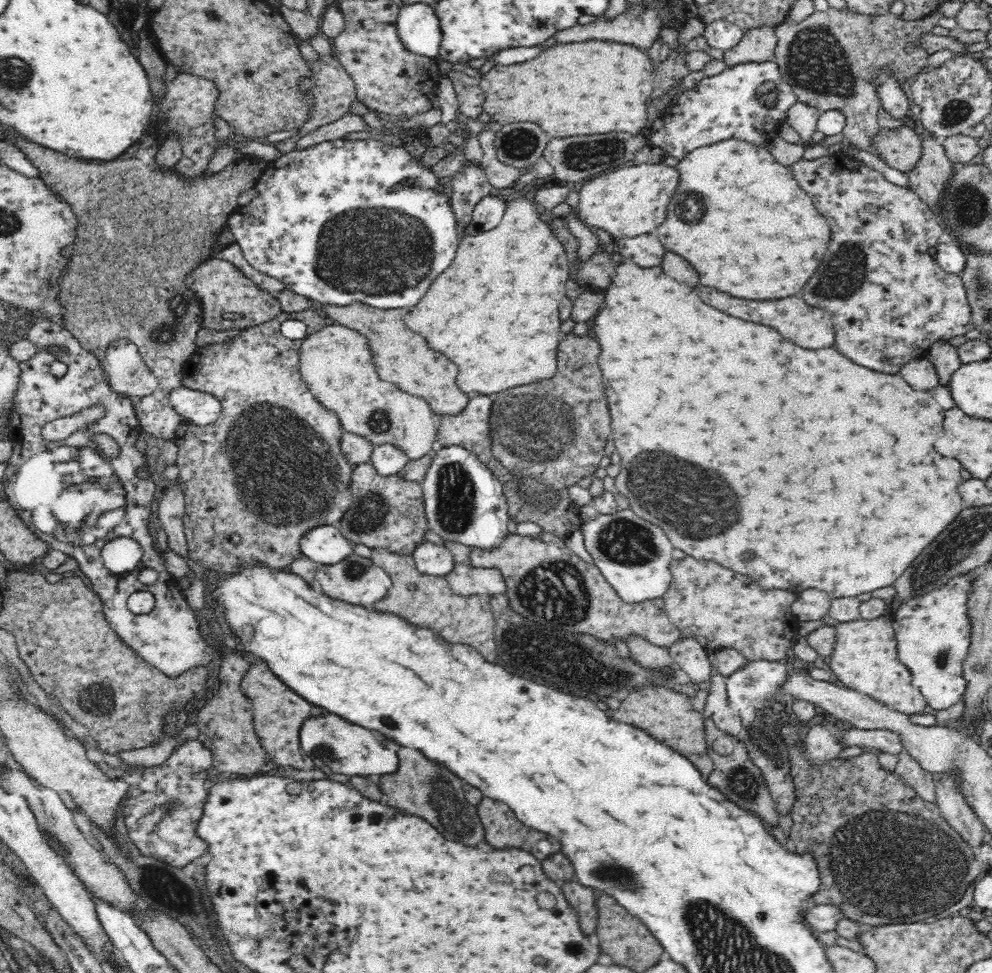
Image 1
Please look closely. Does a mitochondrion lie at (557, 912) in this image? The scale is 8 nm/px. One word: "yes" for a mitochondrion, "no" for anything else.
no

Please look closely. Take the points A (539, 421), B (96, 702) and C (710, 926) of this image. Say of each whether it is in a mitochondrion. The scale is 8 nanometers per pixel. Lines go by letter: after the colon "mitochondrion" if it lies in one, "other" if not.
A: mitochondrion
B: mitochondrion
C: mitochondrion

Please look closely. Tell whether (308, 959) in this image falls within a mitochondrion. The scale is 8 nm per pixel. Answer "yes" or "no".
no

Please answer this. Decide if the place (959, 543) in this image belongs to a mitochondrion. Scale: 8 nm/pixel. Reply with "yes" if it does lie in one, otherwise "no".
yes

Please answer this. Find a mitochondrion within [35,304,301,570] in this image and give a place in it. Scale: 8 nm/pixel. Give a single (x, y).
(83, 512)

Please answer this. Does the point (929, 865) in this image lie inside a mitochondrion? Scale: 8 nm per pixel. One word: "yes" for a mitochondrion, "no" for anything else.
yes

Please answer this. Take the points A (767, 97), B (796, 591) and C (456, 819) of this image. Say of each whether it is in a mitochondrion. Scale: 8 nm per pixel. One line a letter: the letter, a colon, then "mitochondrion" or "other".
A: mitochondrion
B: other
C: mitochondrion

